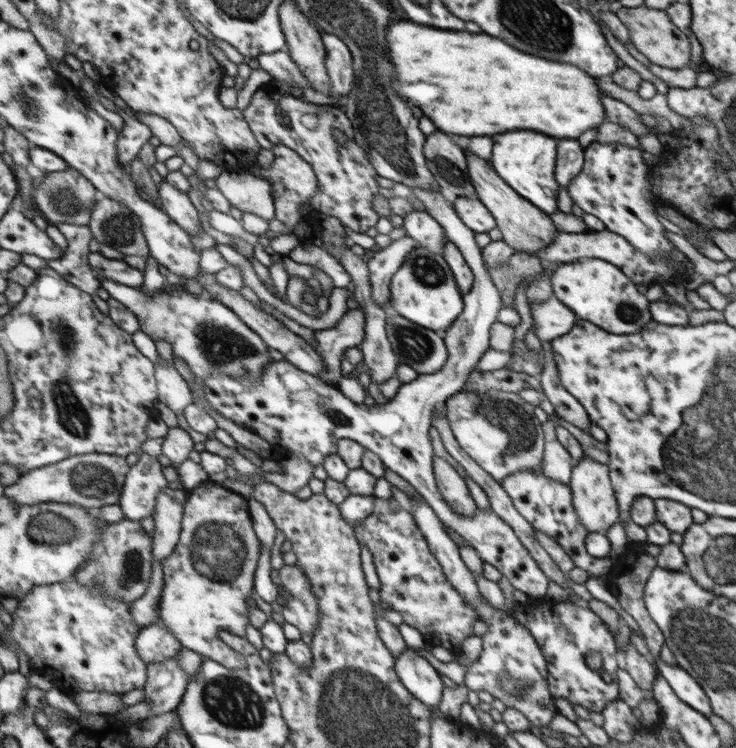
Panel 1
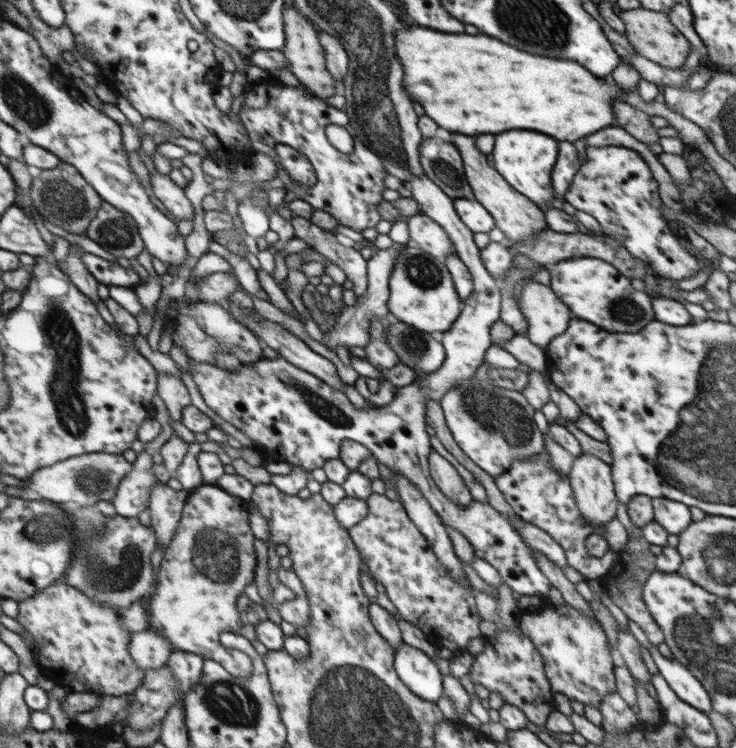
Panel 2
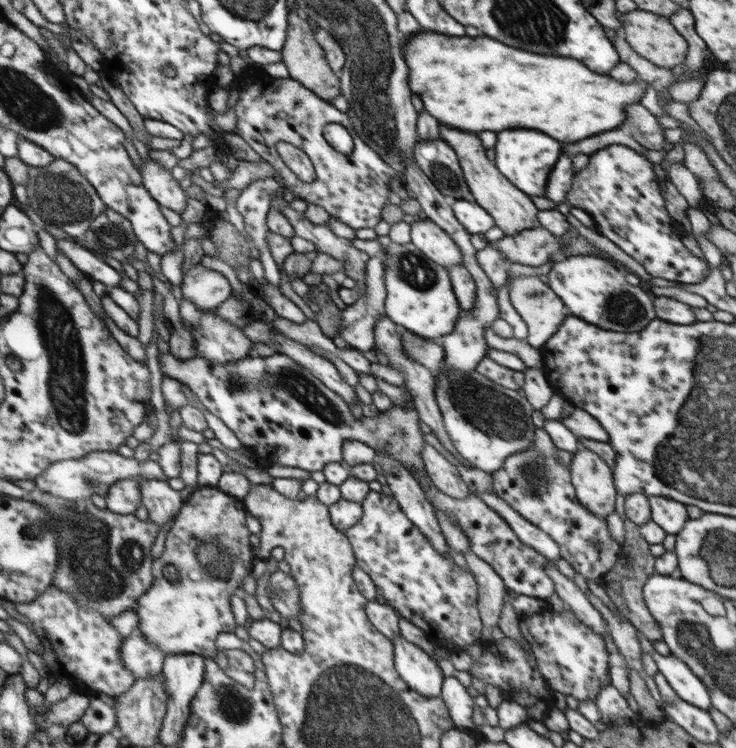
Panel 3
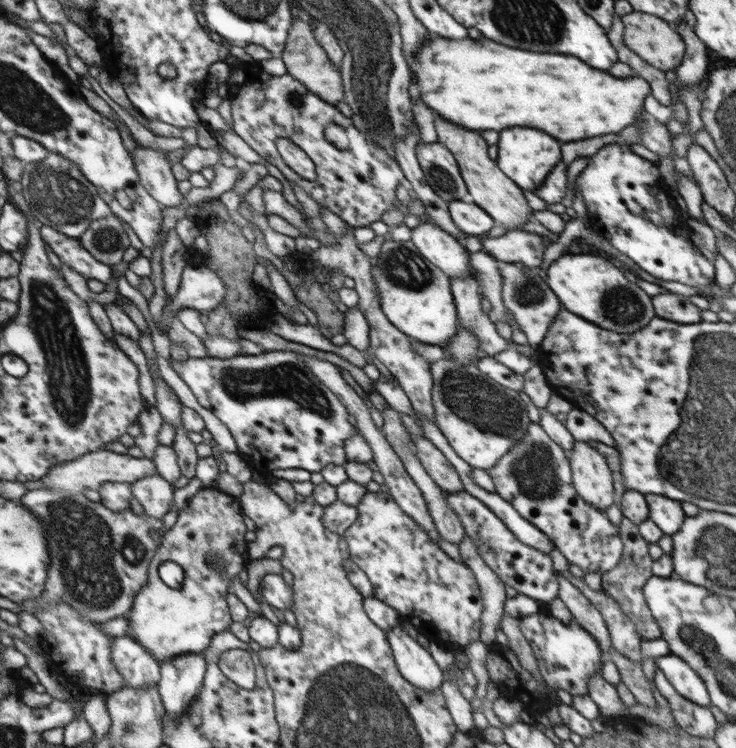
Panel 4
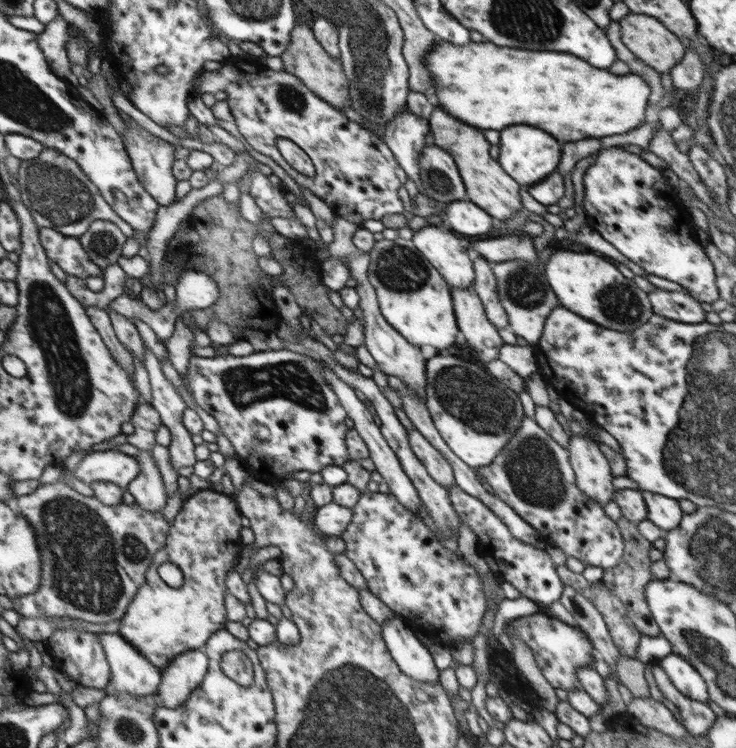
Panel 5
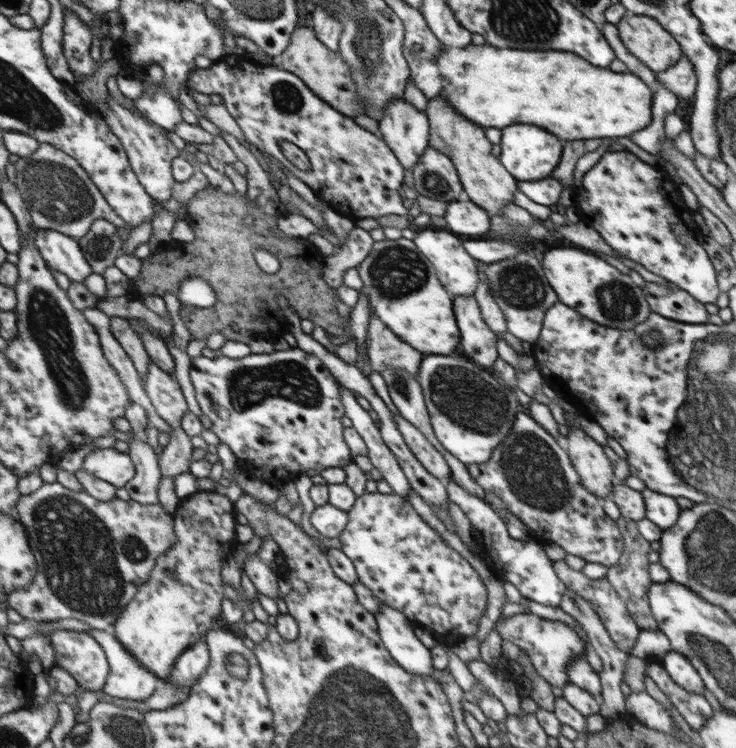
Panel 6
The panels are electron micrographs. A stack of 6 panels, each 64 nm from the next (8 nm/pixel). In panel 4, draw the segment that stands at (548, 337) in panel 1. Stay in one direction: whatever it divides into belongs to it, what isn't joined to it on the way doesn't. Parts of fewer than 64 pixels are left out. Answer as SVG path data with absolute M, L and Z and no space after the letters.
M500 262L500 274L502 274L502 300L505 307L514 314L516 324L526 334L528 345L536 350L546 337L546 331L554 316L563 308L554 291L548 286L545 274L541 267L529 267L522 263Z

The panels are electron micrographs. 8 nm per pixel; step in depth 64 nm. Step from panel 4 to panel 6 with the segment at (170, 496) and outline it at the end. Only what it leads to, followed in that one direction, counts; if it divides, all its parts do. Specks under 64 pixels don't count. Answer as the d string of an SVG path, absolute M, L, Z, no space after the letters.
M129 432L130 458L134 462L136 472L123 487L128 491L130 499L142 504L158 503L158 487L162 478L158 456L148 442L142 443L134 439L134 433Z

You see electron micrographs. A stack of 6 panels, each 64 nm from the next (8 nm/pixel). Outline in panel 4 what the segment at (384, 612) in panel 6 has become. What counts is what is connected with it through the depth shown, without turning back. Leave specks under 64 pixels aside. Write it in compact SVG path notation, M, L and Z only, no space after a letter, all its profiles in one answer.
M399 620L385 636L392 648L396 666L408 682L428 692L440 689L445 672L436 664L430 652L404 630Z

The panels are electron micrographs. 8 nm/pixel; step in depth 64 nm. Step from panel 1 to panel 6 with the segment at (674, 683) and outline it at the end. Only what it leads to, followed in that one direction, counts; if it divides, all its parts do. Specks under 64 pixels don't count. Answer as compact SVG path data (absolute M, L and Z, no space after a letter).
M671 650L659 661L679 686L682 686L687 692L703 695L705 684L698 671L684 655Z

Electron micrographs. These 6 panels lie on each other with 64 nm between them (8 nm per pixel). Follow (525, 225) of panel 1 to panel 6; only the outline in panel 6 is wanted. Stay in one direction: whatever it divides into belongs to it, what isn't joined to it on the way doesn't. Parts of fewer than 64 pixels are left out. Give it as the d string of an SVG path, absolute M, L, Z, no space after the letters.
M443 96L428 99L425 114L429 121L429 147L452 160L465 197L475 202L488 214L501 214L506 204L514 204L514 193L518 191L517 180L502 166L499 158L492 155L492 144L484 136L484 128L462 118Z

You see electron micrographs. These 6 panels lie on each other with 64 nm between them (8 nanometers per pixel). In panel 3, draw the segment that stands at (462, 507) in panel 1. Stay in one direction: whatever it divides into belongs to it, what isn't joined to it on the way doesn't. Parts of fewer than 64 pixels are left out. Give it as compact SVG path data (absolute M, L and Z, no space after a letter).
M426 442L422 447L422 460L432 485L448 496L466 499L468 486L462 481L458 468Z

